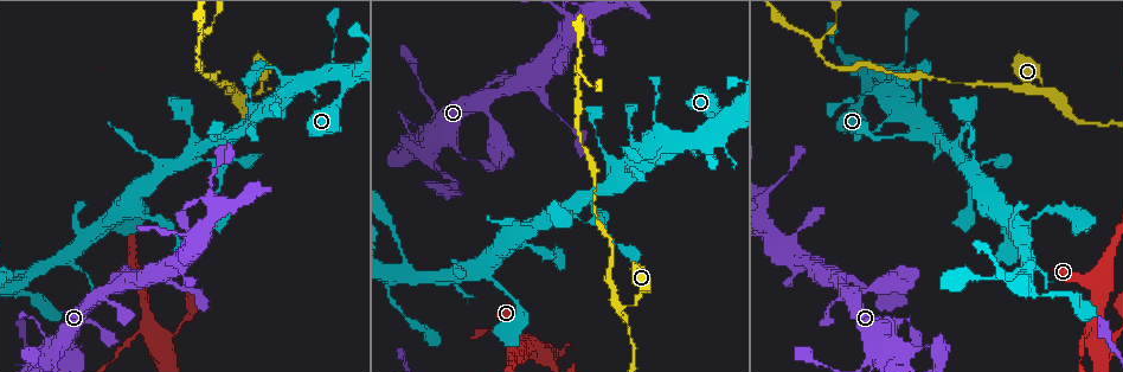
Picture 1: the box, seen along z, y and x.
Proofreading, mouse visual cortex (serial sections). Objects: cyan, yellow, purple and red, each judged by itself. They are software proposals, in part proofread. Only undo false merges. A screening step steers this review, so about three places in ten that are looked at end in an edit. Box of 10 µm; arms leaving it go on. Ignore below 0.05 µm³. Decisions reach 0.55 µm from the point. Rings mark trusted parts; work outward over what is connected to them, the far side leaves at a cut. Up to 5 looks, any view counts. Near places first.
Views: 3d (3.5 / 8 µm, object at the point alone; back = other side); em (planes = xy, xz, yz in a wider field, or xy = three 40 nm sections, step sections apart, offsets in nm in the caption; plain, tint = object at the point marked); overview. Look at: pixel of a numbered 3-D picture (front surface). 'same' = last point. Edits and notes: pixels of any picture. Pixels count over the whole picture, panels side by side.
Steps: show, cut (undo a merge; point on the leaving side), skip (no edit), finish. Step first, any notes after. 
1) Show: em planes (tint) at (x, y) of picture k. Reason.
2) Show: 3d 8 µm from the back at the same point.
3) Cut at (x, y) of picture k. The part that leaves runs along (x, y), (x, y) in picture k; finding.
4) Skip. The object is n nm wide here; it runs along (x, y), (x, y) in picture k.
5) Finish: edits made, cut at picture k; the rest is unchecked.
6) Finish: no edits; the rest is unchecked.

Show: 3d 3.5 µm at (619, 307) of picture 1. Three arms meet.

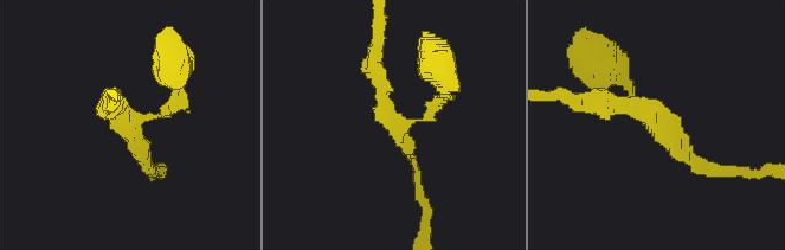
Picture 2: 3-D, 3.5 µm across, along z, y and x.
Show: em xy step 3 (tint) at (131, 118) of picture 2. Shape alone is not enough.

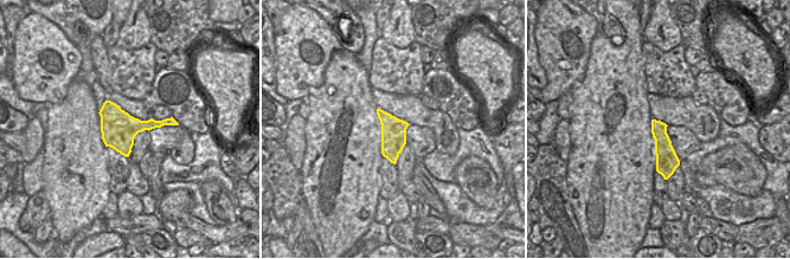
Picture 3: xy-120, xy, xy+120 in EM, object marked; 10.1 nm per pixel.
Skip. The object is 260 nm wide here; it runs along (442, 90), (423, 117), (394, 123), (372, 59) in picture 2; one cell here.

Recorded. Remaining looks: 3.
Show: 3d 3.5 µm at (258, 113) of picture 1. Thick turns thin.

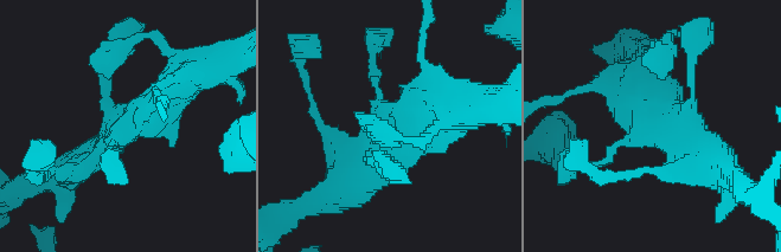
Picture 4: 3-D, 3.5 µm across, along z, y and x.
Show: em planes (tint) at (644, 130) of picture 4.

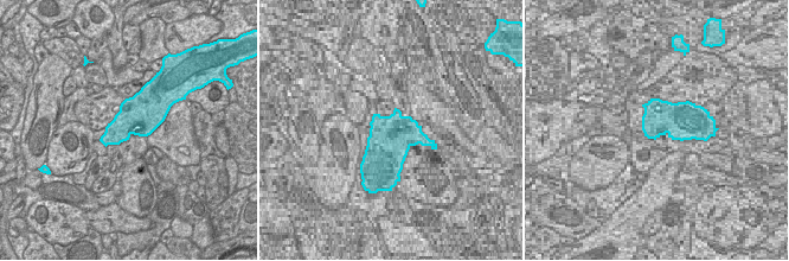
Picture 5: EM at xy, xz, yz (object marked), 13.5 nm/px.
Skip. It runs along (181, 83), (115, 137), (111, 162) in picture 4; continuous, no second cell.

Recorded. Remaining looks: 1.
Finish: no edits; the rest is unchecked.

